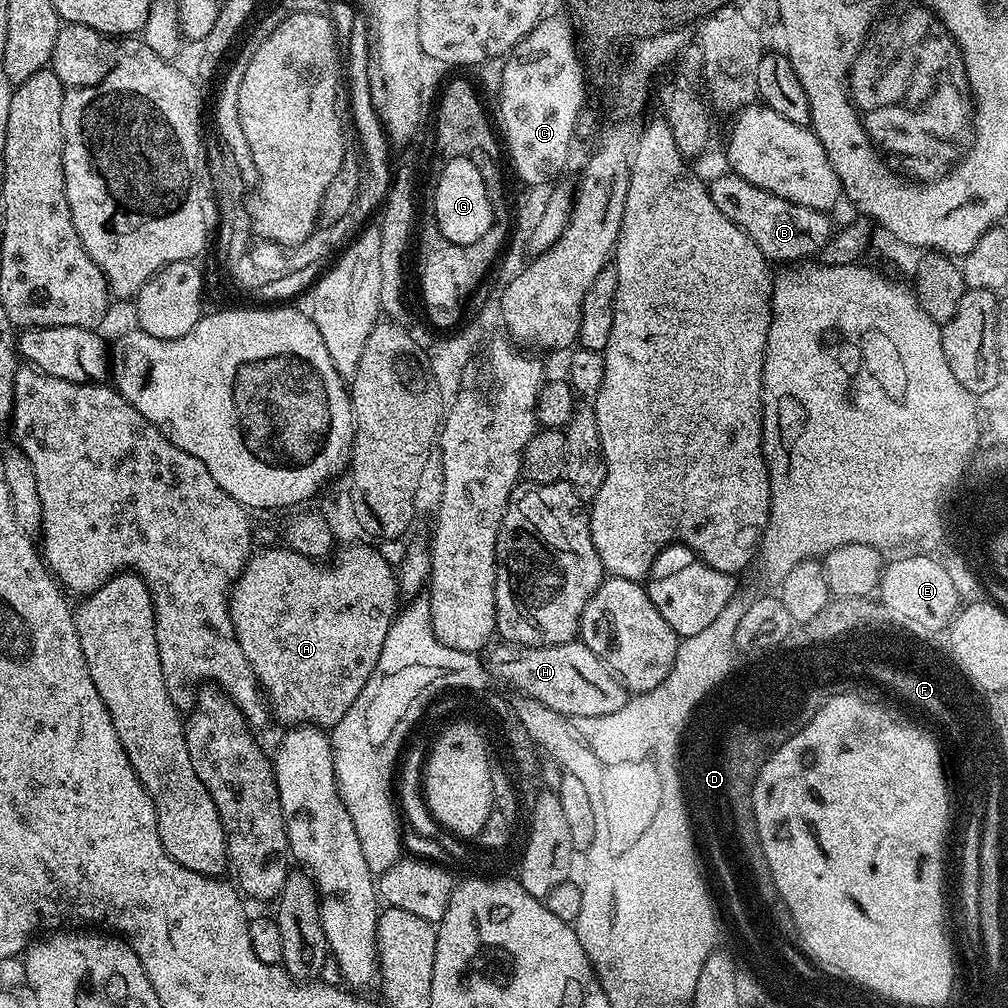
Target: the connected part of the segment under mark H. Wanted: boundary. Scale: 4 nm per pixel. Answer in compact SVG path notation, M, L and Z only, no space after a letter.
M583 642L571 644L555 644L549 648L522 648L519 649L518 657L494 655L492 664L490 660L490 672L493 677L505 680L508 684L514 684L517 688L526 692L533 700L544 704L550 710L558 710L562 714L571 716L601 716L602 714L614 714L614 710L621 708L626 699L626 689L620 683L615 672L603 664Z

